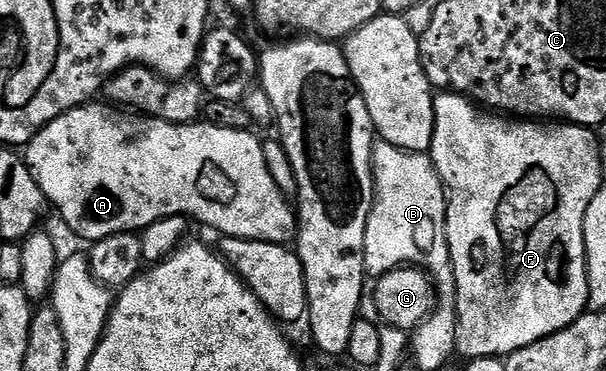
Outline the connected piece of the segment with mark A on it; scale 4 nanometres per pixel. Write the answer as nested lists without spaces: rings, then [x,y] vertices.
[[[89,103],[80,105],[77,109],[72,109],[68,113],[62,114],[58,119],[54,119],[48,126],[39,133],[33,141],[26,146],[26,160],[28,169],[34,175],[40,190],[44,192],[48,199],[49,206],[53,210],[60,212],[60,217],[77,233],[80,237],[85,237],[88,243],[95,243],[106,239],[110,235],[119,233],[136,233],[143,231],[154,223],[158,223],[167,217],[186,217],[193,222],[201,221],[204,225],[209,225],[212,229],[217,229],[217,234],[225,237],[237,237],[238,239],[254,239],[255,241],[265,241],[275,245],[288,245],[295,242],[298,236],[298,213],[289,198],[282,191],[278,191],[278,183],[274,183],[274,178],[266,167],[266,155],[261,138],[255,137],[255,132],[243,129],[234,131],[226,127],[209,125],[207,123],[193,123],[190,125],[175,125],[169,121],[160,121],[156,117],[146,117],[137,115],[132,111],[125,111],[120,107],[113,107],[111,104],[96,105]]]

